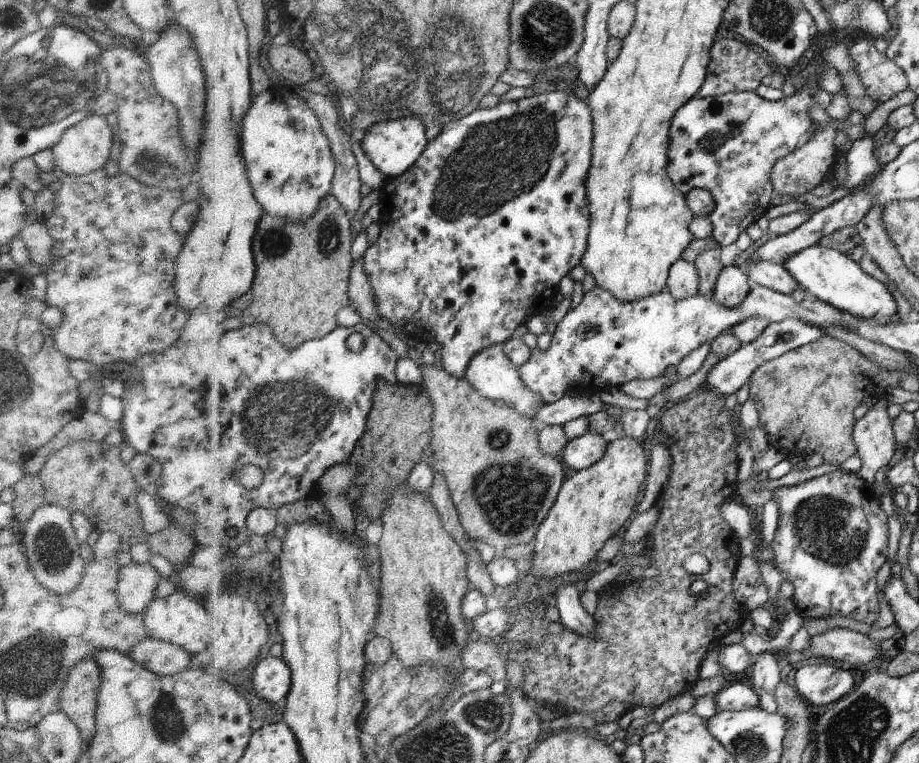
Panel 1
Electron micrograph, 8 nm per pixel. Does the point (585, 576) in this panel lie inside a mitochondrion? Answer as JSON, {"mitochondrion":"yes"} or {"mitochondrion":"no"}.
{"mitochondrion":"no"}

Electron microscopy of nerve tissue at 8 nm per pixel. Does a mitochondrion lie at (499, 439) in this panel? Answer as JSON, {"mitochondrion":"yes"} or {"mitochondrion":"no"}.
{"mitochondrion":"yes"}

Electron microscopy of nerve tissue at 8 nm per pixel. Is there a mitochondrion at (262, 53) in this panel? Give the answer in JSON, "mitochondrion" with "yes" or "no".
{"mitochondrion":"no"}

